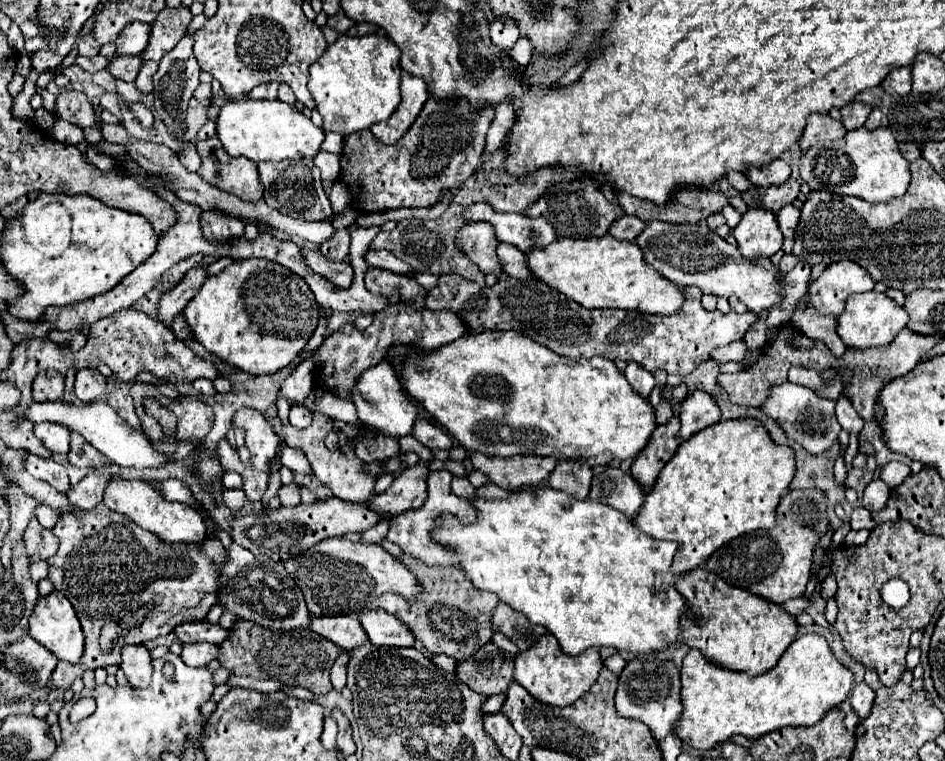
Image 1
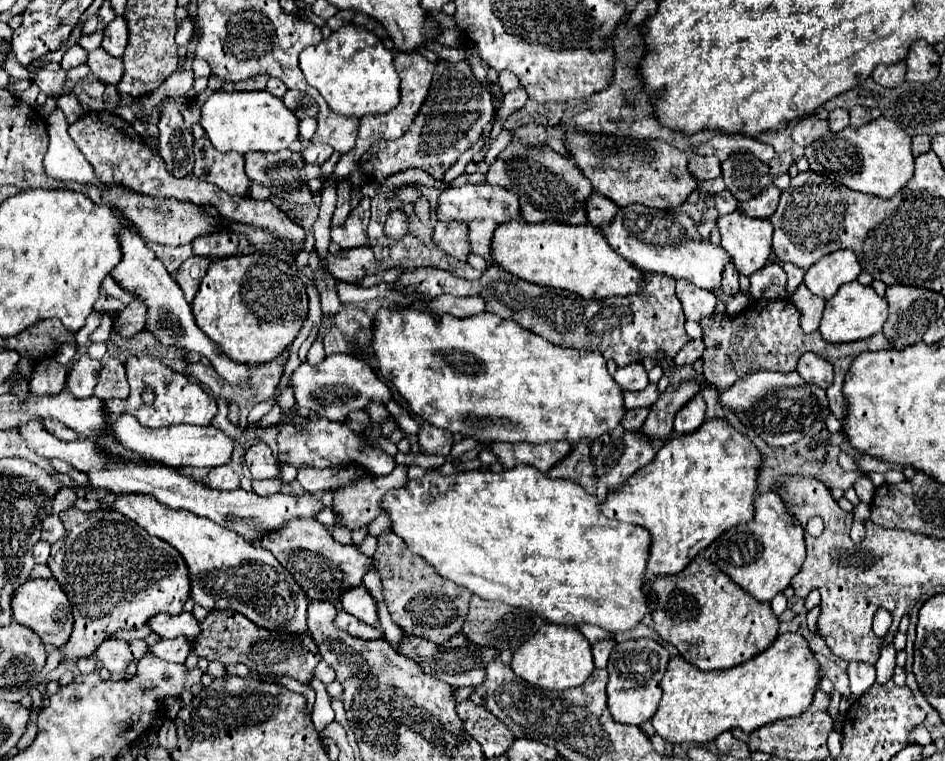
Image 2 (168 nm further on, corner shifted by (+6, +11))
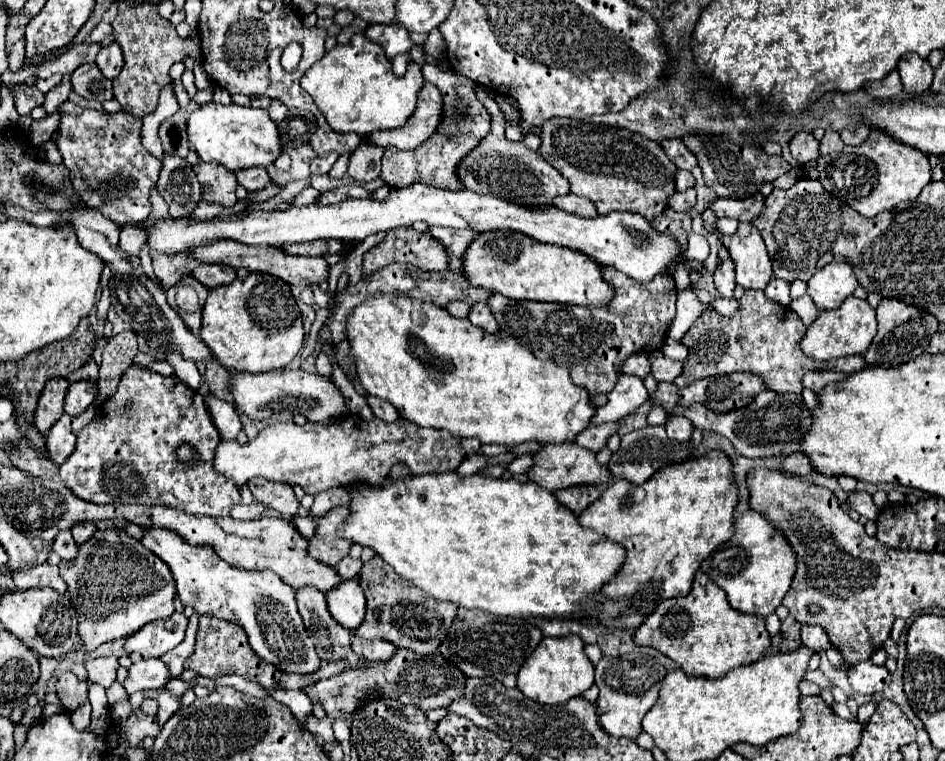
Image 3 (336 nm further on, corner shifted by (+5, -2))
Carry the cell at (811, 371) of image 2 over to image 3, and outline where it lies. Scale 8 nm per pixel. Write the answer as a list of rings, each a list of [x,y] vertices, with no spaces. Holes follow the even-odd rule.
[[[809,371],[803,375],[803,387],[819,393],[827,383],[831,381],[843,381],[845,373],[837,373],[837,371]]]

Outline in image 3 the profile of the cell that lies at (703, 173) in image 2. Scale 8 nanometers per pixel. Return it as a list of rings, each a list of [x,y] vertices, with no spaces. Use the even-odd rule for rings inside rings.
[[[677,171],[675,175],[675,191],[687,191],[695,187],[695,177],[689,171]]]

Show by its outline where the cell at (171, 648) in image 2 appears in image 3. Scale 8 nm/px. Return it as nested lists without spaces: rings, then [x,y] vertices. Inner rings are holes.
[[[141,659],[127,669],[127,679],[123,683],[125,693],[131,697],[141,689],[159,689],[167,683],[169,669],[161,659]]]

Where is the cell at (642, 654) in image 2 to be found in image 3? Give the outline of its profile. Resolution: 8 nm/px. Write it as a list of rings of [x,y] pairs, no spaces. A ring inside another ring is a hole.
[[[645,653],[603,657],[595,665],[595,685],[599,687],[599,697],[595,701],[595,707],[601,729],[611,737],[637,739],[637,735],[641,733],[641,719],[655,705],[663,677],[665,677],[665,667]]]

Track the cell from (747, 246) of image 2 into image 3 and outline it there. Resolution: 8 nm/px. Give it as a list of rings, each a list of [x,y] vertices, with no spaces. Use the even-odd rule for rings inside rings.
[[[741,223],[733,235],[723,235],[717,231],[717,237],[721,243],[725,243],[735,263],[735,283],[743,289],[763,291],[773,273],[771,259],[757,227],[751,223]]]

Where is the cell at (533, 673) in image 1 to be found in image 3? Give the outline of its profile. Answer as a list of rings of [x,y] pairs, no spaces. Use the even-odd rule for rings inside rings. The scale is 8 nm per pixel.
[[[569,633],[565,637],[543,637],[531,657],[523,663],[517,673],[517,689],[541,703],[541,705],[563,705],[571,697],[579,697],[593,685],[593,663],[583,651],[583,641],[579,635]]]

